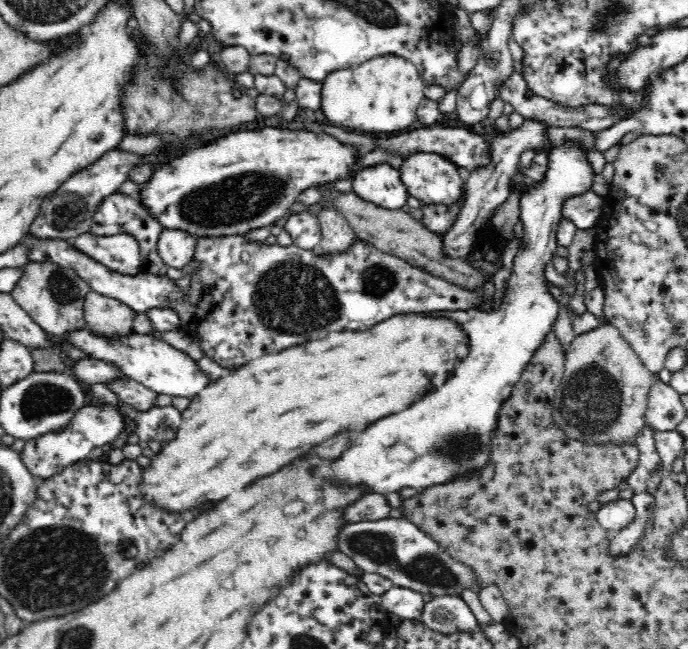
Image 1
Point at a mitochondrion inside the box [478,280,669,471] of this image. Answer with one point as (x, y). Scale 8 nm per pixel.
(592, 403)

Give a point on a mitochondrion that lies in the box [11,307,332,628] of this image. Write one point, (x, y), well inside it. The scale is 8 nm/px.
(43, 399)

